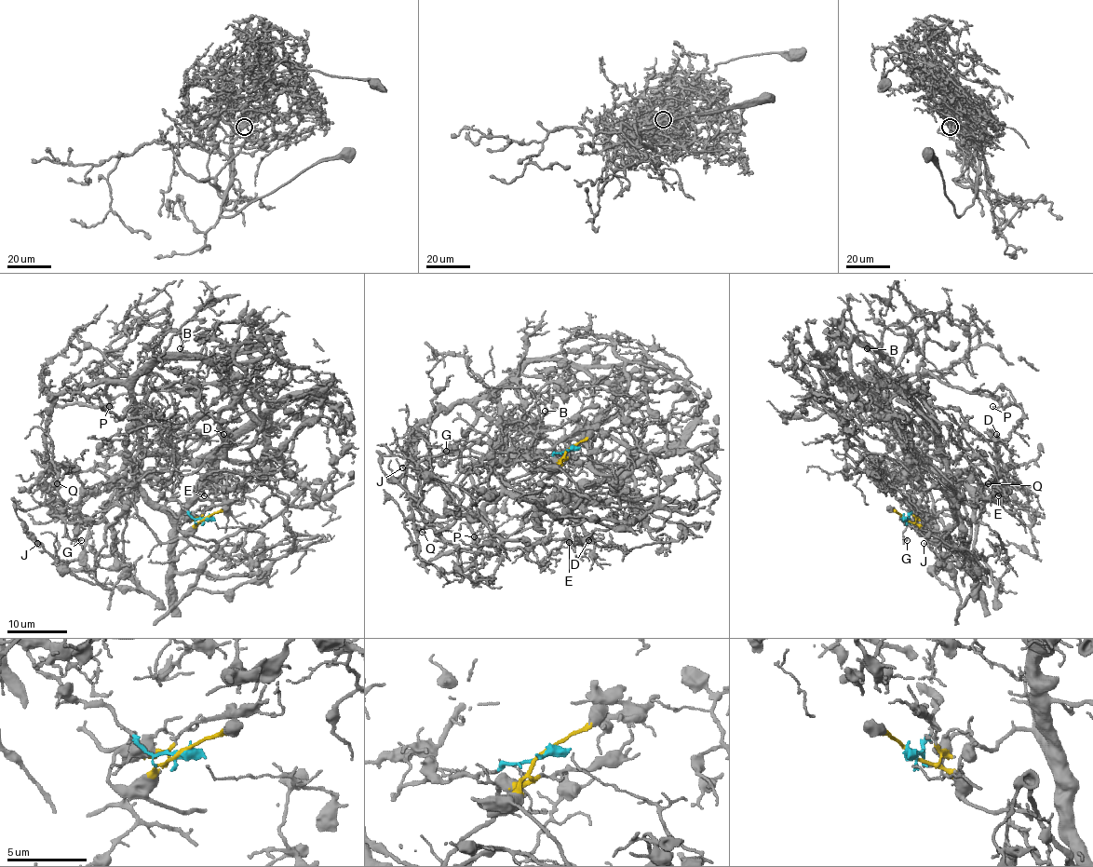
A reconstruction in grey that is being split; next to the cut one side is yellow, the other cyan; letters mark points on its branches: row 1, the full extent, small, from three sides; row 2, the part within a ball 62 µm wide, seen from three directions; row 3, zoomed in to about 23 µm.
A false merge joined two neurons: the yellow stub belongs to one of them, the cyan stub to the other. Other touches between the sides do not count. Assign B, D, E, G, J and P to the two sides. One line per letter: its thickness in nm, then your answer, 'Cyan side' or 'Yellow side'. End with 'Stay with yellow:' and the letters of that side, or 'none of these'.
B: Thickness 140 nm. Yellow side
D: Thickness 110 nm. Yellow side
E: Thickness 160 nm. Yellow side
G: Thickness 170 nm. Yellow side
J: Thickness 110 nm. Yellow side
P: Thickness 90 nm. Cyan side
Stay with yellow: B, D, E, G, J

